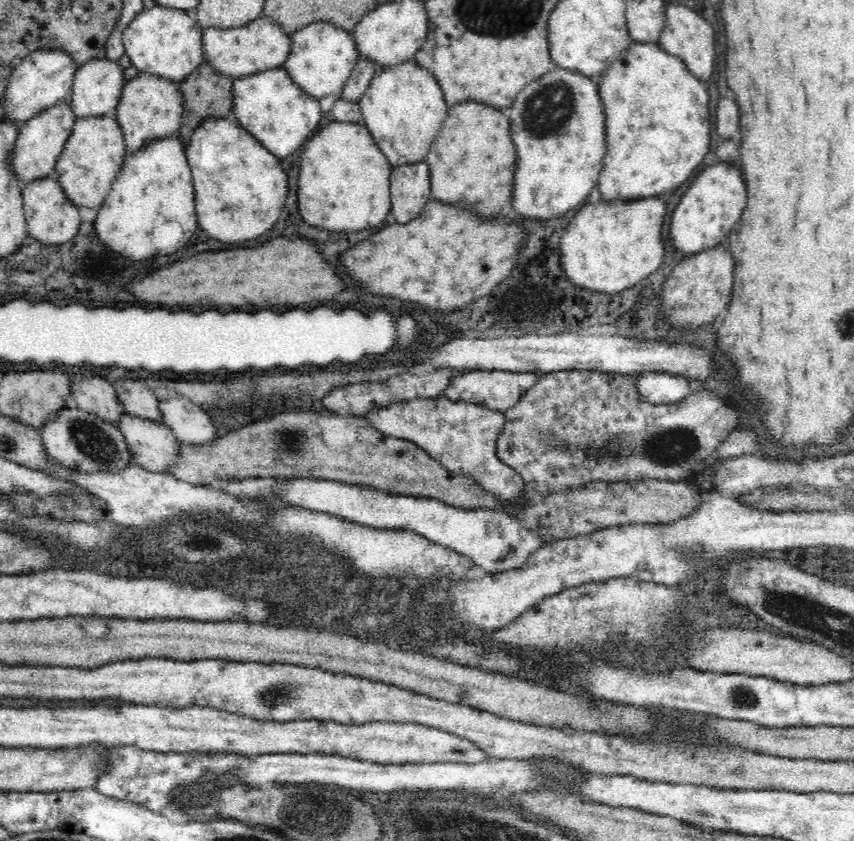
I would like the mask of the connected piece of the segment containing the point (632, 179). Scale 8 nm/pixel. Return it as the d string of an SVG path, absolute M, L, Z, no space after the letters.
M635 41L622 50L596 80L606 124L606 152L595 184L601 200L632 202L674 192L686 178L694 174L696 166L708 152L710 122L706 86L688 72L682 60L664 52L657 43Z

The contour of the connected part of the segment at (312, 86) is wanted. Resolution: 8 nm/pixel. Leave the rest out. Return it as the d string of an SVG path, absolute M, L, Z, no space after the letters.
M314 22L293 32L290 37L290 52L281 66L290 81L314 100L338 96L359 61L351 32L327 22Z

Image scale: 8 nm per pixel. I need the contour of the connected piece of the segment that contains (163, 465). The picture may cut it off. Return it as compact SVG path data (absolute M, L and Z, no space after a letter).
M125 414L118 426L133 459L133 463L152 473L168 473L181 458L181 444L177 437L163 423L156 424Z

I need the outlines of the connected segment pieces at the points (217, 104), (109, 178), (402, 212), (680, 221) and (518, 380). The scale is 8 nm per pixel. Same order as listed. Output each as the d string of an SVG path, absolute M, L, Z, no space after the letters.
M201 64L186 81L178 84L179 96L182 97L182 114L175 136L188 147L194 131L206 120L227 120L231 118L231 86L234 79L216 75L207 64Z
M114 111L96 118L80 118L74 123L70 136L66 139L62 152L58 155L58 160L55 162L54 179L58 181L66 198L74 206L98 209L109 193L116 175L122 170L125 156L123 134L115 121Z
M425 161L393 167L390 173L389 214L397 224L418 218L430 198L429 168Z
M714 164L706 168L692 180L688 192L682 196L682 200L672 212L668 228L672 246L686 256L720 246L728 238L732 226L738 222L744 206L746 206L746 186L742 182L740 170L730 164Z
M464 371L449 378L443 394L453 401L472 402L503 413L505 410L510 410L516 406L522 395L538 382L540 376L541 374L535 372Z

